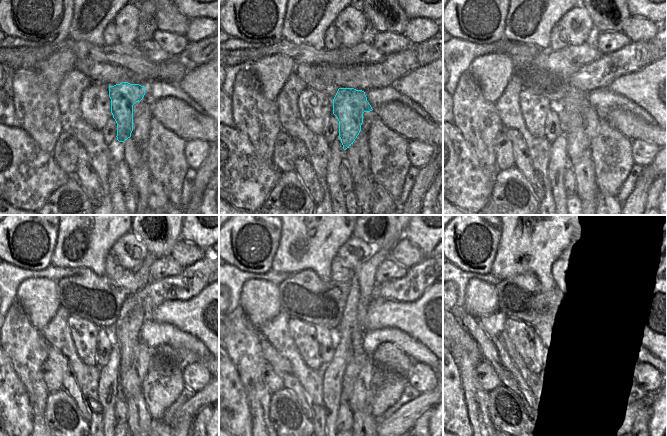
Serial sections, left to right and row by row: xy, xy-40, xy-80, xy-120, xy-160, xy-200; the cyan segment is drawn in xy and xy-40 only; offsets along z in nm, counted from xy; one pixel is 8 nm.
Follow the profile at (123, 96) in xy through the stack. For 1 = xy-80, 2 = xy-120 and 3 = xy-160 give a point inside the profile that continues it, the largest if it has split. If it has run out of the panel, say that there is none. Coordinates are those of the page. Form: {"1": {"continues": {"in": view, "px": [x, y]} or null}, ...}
{"1": {"continues": {"in": "xy-80", "px": [571, 109]}}, "2": {"continues": {"in": "xy-120", "px": [129, 382]}}, "3": {"continues": {"in": "xy-160", "px": [360, 399]}}}

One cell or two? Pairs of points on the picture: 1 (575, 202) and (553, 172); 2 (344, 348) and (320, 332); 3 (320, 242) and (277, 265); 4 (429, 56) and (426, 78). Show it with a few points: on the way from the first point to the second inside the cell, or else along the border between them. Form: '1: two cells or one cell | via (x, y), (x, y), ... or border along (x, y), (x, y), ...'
1: two cells | border along (566, 196), (567, 204)
2: two cells | border along (336, 345), (333, 357), (324, 366)
3: one cell | via (309, 252), (300, 261), (288, 261)
4: two cells | border along (432, 61), (420, 66)

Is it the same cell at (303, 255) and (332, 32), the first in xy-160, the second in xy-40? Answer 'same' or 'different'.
different

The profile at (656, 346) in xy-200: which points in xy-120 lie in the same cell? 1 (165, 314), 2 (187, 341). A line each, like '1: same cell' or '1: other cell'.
1: same cell
2: other cell

